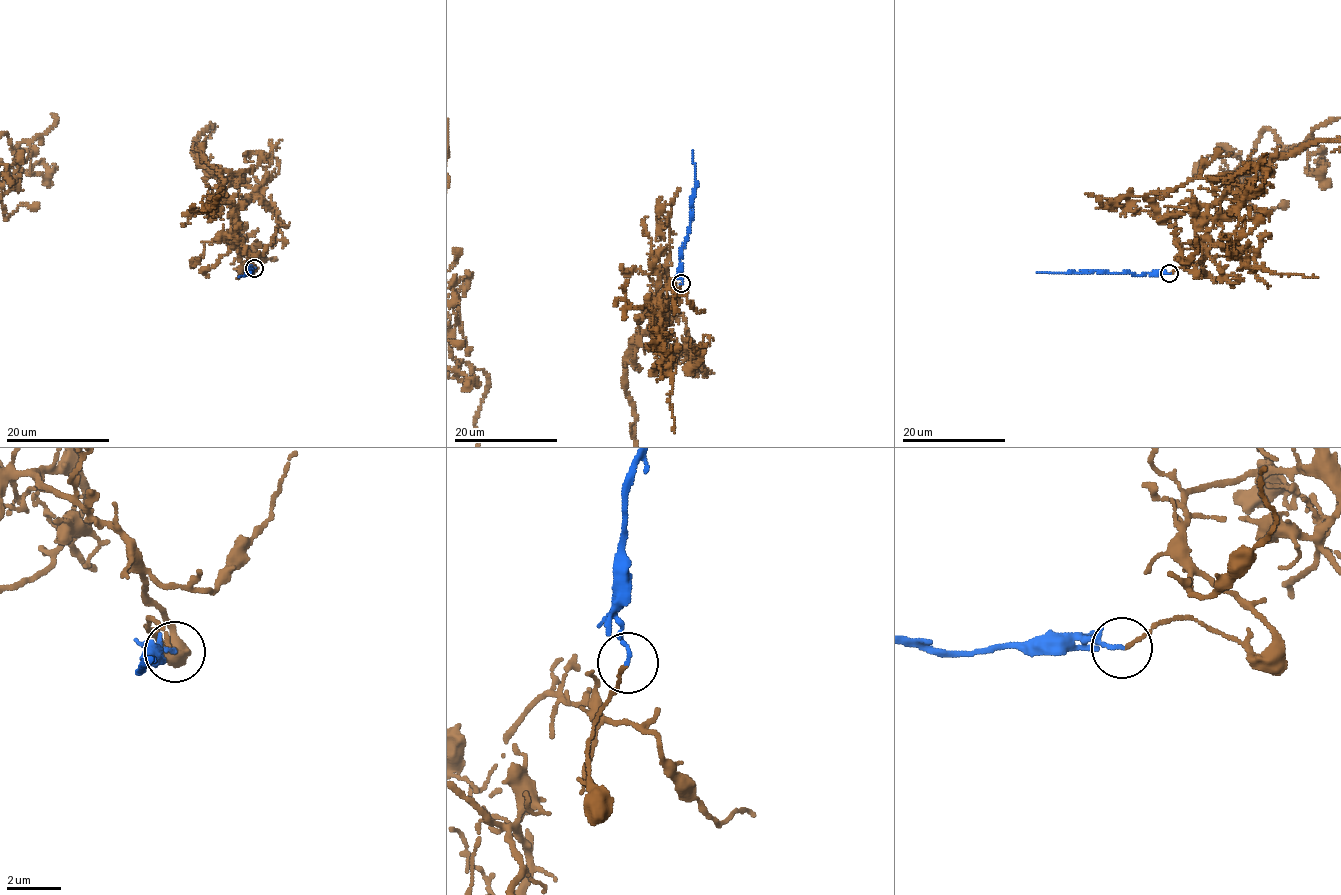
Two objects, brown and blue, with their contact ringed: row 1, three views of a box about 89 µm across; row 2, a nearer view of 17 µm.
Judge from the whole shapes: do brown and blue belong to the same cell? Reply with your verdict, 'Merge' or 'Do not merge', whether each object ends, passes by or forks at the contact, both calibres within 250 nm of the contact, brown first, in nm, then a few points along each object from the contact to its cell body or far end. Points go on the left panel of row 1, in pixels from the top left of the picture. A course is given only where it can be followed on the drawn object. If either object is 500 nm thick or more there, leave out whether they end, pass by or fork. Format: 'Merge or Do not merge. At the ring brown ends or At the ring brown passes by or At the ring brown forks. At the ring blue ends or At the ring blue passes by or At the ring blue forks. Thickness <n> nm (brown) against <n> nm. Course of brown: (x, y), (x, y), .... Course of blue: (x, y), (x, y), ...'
Do not merge. At the ring brown ends. At the ring blue passes by. Thickness 120 nm (brown) against 90 nm. Course of blue: (254, 268), (247, 268), (247, 272), (251, 270), (246, 272), (248, 274), (239, 277)

